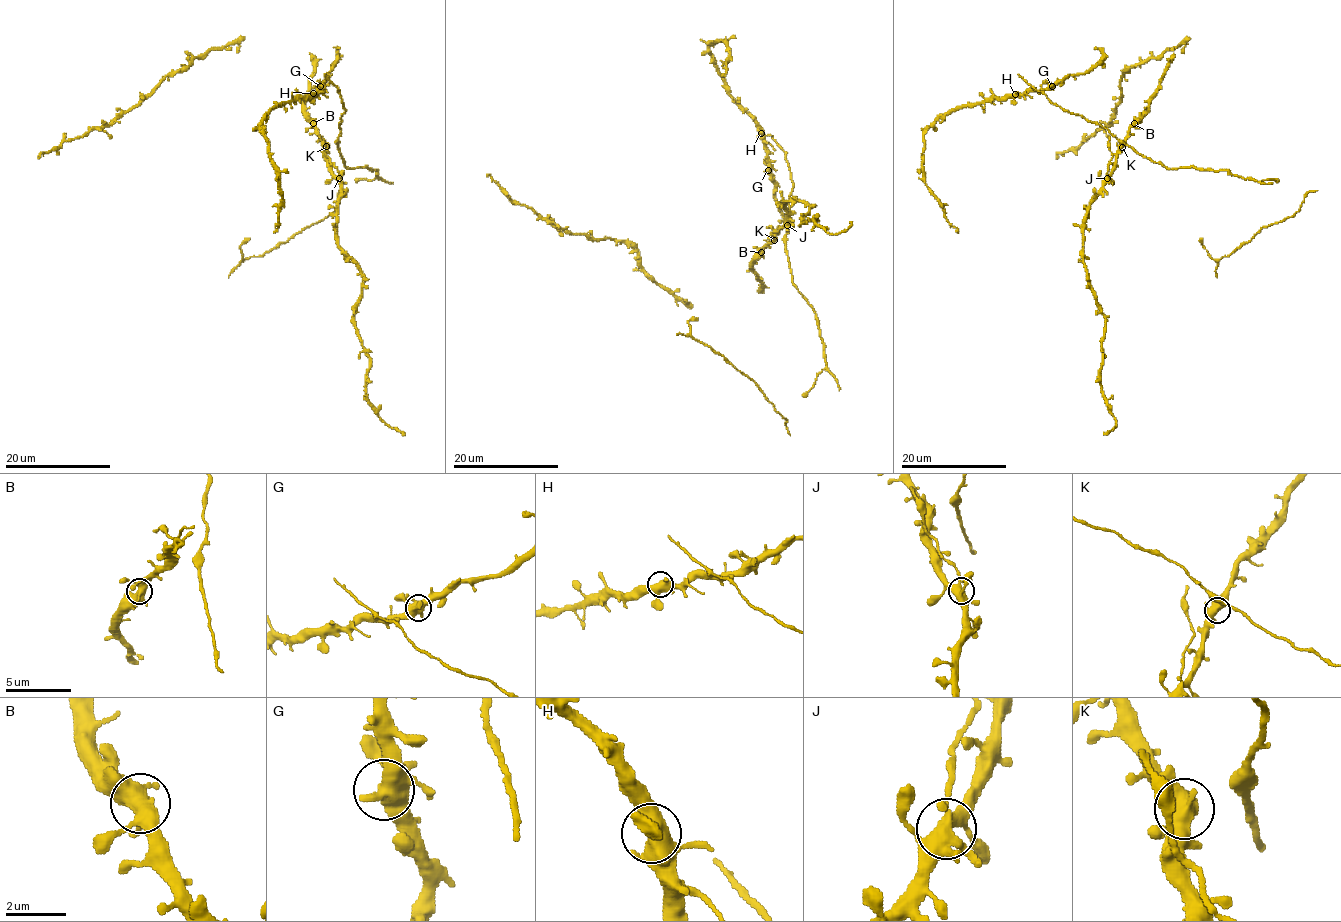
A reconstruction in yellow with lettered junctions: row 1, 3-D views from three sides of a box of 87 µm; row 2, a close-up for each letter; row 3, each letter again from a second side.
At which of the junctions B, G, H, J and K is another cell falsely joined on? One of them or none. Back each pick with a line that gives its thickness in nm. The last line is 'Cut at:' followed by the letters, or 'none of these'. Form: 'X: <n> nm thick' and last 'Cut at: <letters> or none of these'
J: 480 nm thick
Cut at: J

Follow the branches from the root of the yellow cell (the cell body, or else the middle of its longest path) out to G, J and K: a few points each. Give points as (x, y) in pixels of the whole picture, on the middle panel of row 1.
G: (762, 250), (787, 231), (793, 187), (786, 154), (779, 147), (768, 155), (768, 170)
J: (762, 250), (787, 225)
K: (762, 250), (774, 240)

